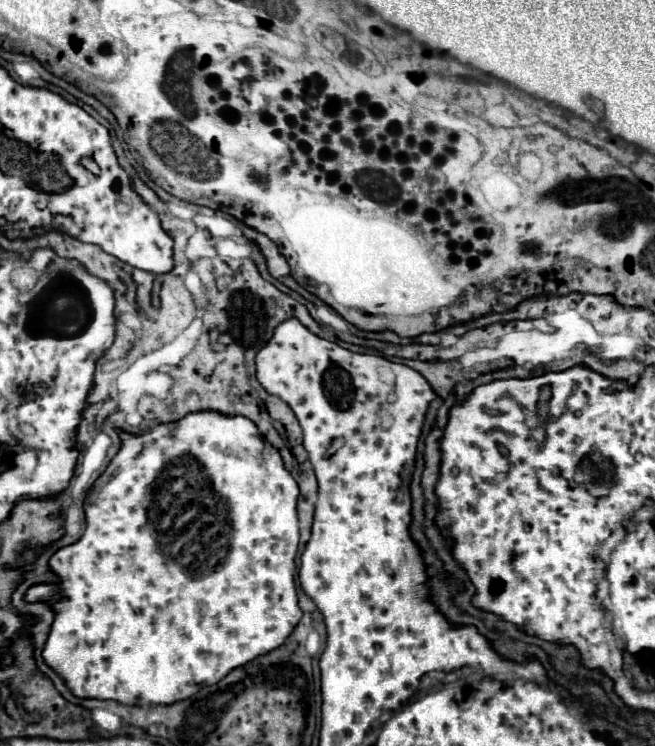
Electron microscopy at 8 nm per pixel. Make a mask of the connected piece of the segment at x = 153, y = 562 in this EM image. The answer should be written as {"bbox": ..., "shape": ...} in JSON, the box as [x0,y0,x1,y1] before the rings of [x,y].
{"bbox":[24,410,302,708],"shape":[[[216,410],[190,412],[178,422],[158,424],[140,434],[116,428],[120,438],[120,450],[110,460],[104,474],[94,482],[84,500],[86,528],[74,544],[58,548],[50,560],[50,572],[58,576],[58,582],[38,582],[32,584],[24,600],[44,602],[54,612],[54,622],[50,626],[42,658],[44,662],[64,680],[76,698],[98,698],[116,700],[120,704],[132,704],[140,708],[156,704],[174,704],[198,694],[202,688],[218,684],[234,668],[264,656],[286,642],[296,624],[302,618],[298,606],[294,572],[296,572],[296,550],[298,550],[298,516],[296,502],[300,488],[292,474],[284,468],[278,450],[262,436],[258,426],[246,416],[228,416]]]}

